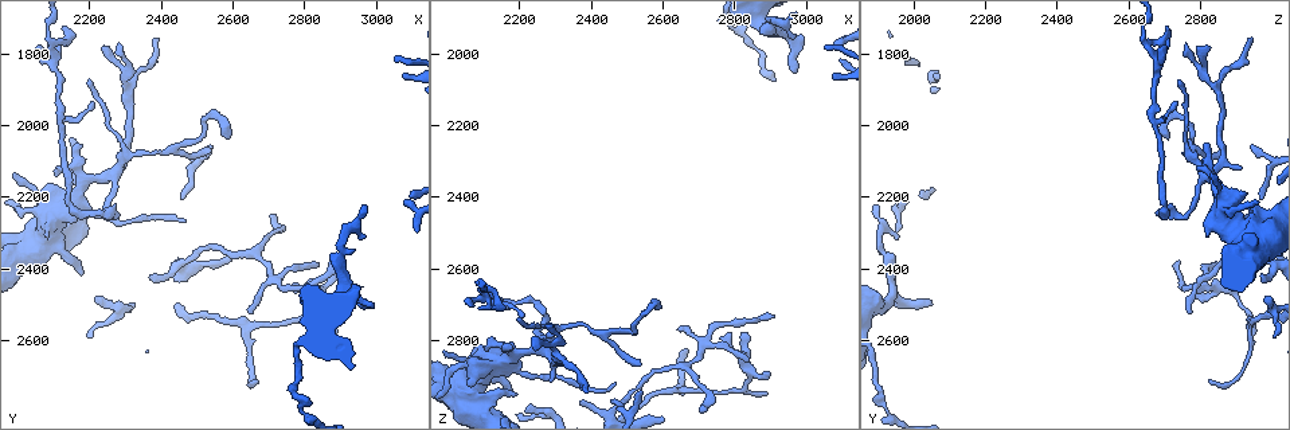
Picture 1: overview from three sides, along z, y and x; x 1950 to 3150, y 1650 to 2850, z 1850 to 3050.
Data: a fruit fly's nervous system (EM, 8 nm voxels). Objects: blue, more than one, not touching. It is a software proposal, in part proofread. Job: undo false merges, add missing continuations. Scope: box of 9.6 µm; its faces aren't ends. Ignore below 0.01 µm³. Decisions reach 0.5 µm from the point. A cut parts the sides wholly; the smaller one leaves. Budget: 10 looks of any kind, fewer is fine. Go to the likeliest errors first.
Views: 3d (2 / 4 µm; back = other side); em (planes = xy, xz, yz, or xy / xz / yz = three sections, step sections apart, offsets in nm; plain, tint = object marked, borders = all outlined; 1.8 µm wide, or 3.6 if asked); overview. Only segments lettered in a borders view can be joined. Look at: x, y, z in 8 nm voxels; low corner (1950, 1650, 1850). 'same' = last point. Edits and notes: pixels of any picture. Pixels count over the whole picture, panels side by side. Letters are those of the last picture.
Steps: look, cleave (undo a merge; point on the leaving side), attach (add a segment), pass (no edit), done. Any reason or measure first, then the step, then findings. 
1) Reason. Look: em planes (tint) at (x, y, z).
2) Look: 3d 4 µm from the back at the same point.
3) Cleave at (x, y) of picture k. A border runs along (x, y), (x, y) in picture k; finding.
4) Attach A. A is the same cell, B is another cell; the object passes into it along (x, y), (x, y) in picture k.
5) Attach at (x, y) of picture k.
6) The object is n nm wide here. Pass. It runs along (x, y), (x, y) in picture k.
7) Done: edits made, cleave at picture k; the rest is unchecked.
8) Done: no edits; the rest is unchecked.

An open end. Look: 3d 2 µm at (2970, 2490, 2050).

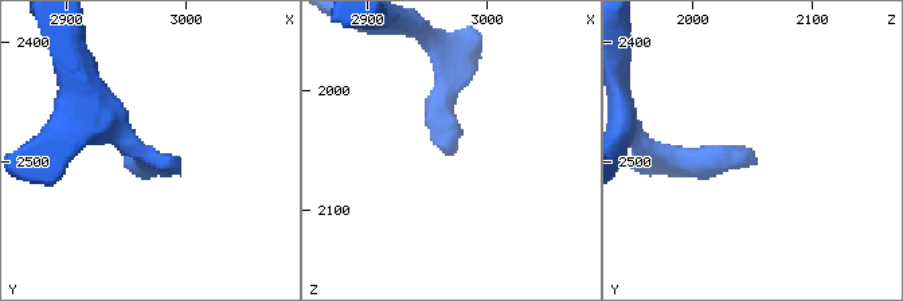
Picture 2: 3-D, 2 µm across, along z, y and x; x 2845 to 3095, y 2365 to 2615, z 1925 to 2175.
Need the tissue. Look: em xz step 4 (tint) at (2972, 2492, 2050).

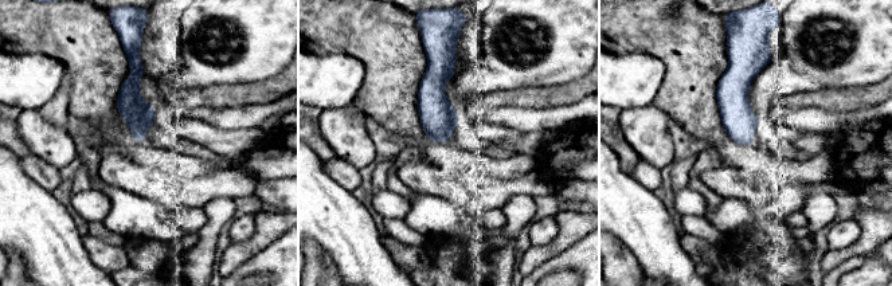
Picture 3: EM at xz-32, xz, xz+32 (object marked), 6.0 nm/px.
Another direction. Look: em planes (borders) at the same point.

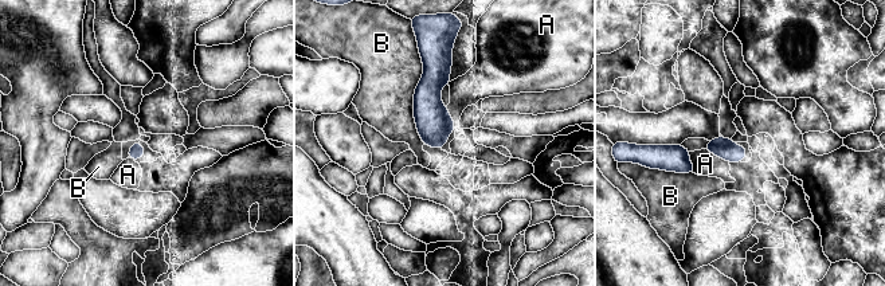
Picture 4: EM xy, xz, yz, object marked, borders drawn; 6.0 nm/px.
The longest contact is with B, 500 nm. Pass. A and B are other cells; a border runs along (421, 57), (412, 117), (425, 142) in picture 4; no lettered segment goes on from it.

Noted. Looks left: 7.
Thick turns thin. Look: em planes (plain) at (2250, 2140, 2820).

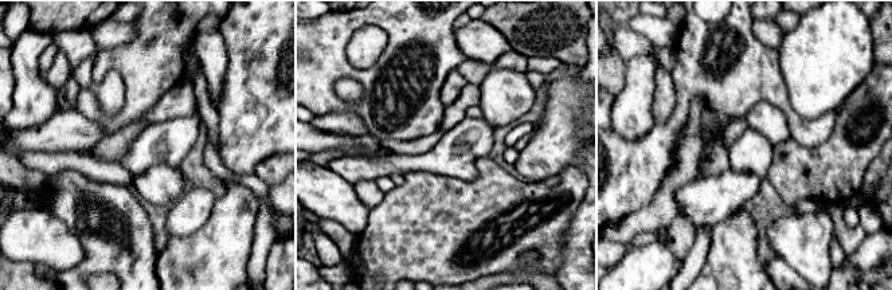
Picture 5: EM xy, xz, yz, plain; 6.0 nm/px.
Look: em planes (tint) at the same point.

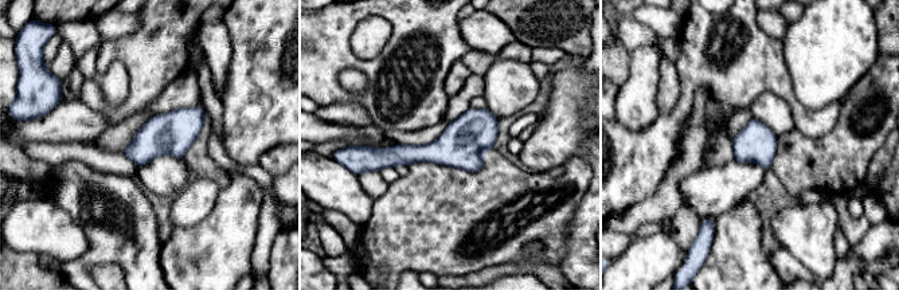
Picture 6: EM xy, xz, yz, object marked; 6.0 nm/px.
Look: em planes (borders) at the same point.

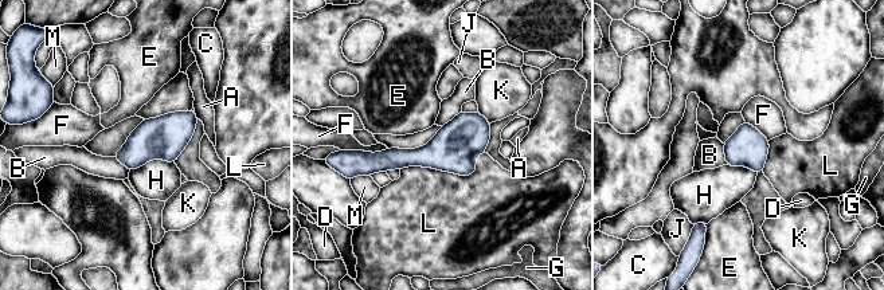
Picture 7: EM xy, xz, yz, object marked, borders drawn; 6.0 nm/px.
Pass. A, B, C, D, E, F, G, H, J, K, L and M are other cells; one neuron here.

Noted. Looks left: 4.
Thick turns thin. Look: 3d 4 µm from the back at (2100, 2250, 2970).

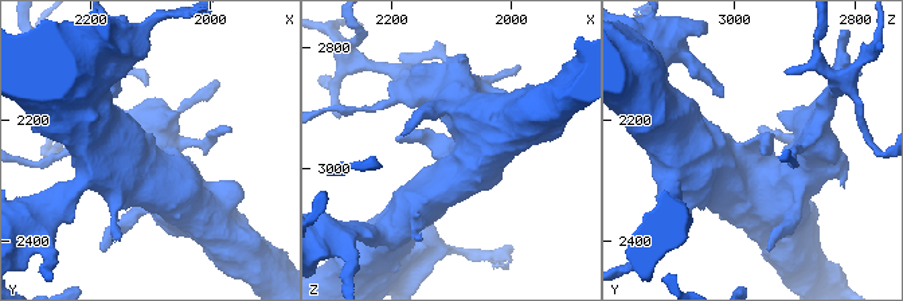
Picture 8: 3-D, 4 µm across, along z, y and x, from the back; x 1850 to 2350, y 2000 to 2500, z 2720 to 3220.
Shape alone is not enough. Look: em 3.6 µm xy step 16 (borders) at (2100, 2255, 2980).

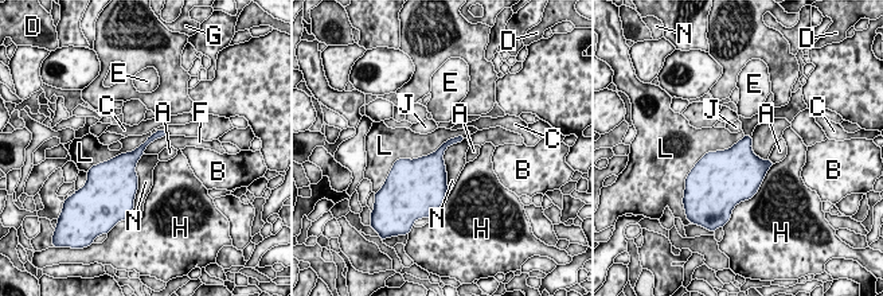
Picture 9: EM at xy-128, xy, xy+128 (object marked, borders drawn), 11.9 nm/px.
The object is 130 nm wide here; the longest contact is with L, 900 nm. Pass. A, B, C, D, E, F, G, H, J, L and N are other cells; continuous, no second neuron.

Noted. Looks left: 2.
Tapers out. Look: em xz step 8 (tint) at (2890, 2570, 2950).

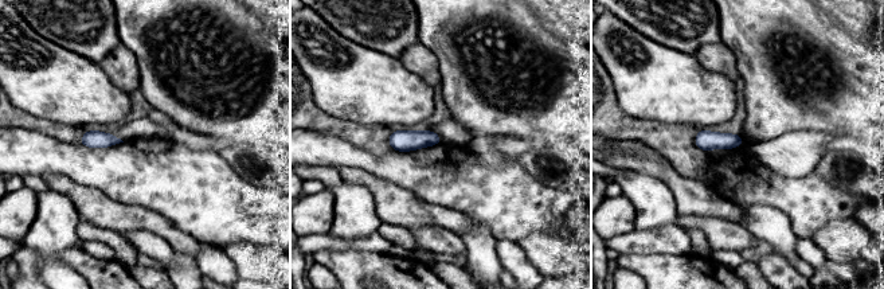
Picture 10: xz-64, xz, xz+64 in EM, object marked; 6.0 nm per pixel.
See the neighbours. Look: em xz step 8 (borders) at the same point.

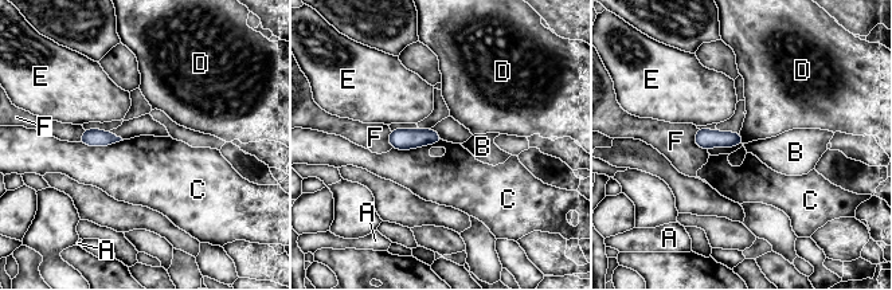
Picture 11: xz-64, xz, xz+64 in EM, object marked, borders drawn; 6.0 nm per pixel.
Pass. A, B, C, D, E and F are other cells; a border runs along (442, 140), (407, 149), (392, 148) in picture 11; none of them fits.

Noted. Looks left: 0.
Done: no edits; the rest is unchecked.

